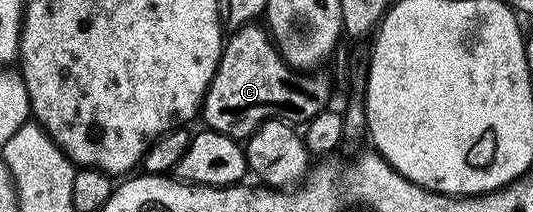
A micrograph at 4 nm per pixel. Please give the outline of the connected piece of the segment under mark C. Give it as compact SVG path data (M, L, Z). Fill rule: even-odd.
M261 24L235 29L225 38L222 57L214 72L200 110L205 128L235 139L251 137L263 121L281 119L309 123L330 101L330 81L295 71L278 54L270 34Z

